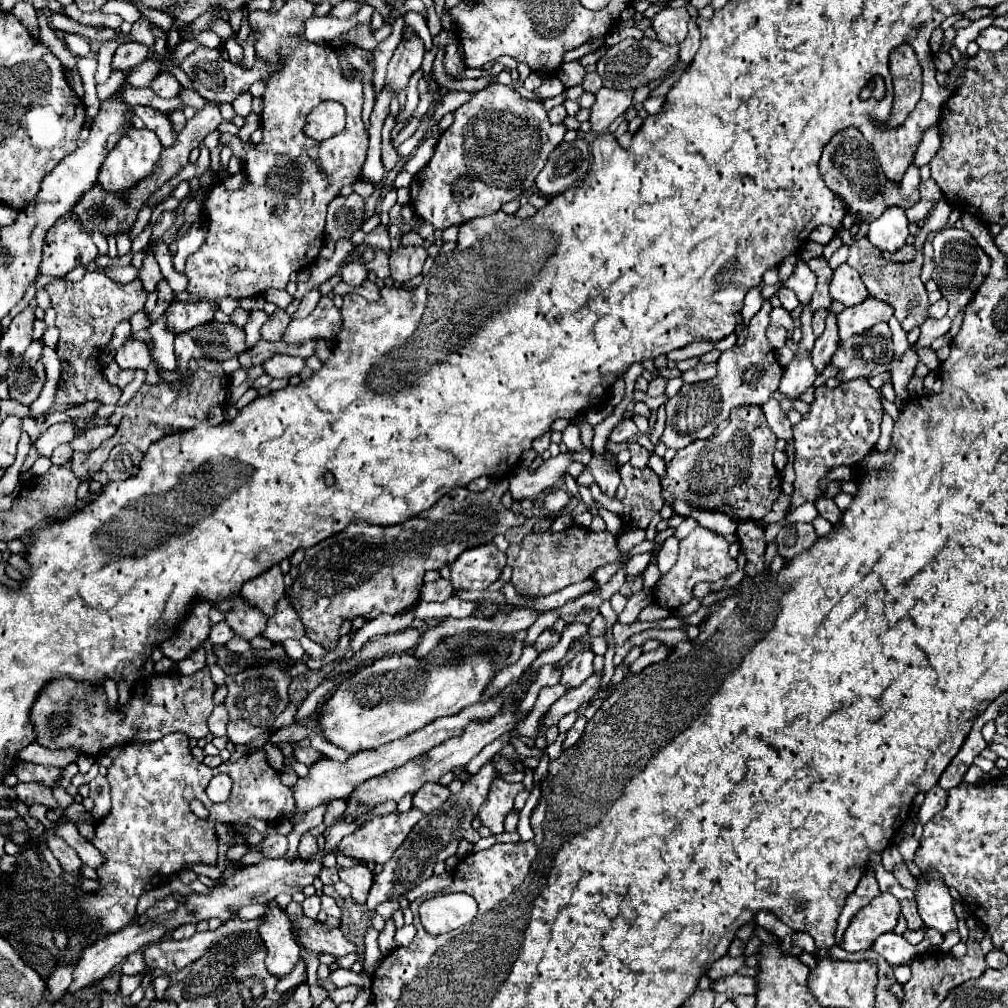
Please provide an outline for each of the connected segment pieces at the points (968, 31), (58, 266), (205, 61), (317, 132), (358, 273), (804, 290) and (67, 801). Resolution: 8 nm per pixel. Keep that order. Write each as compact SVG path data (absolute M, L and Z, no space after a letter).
M982 17L978 21L972 21L968 27L962 27L958 29L958 35L956 35L956 41L954 41L954 47L960 51L960 55L964 57L966 55L966 47L970 41L974 41L978 37L978 33L986 27L990 27L994 21L994 17Z
M60 217L44 237L40 273L62 277L78 265L88 265L98 257L92 237L80 229L74 217Z
M206 47L186 57L182 63L182 71L194 81L196 91L206 101L212 101L212 103L232 103L238 95L246 93L256 79L262 79L262 75L254 73L252 69L242 69L238 65L232 65L230 61L224 61L216 49L206 49Z
M322 101L316 109L308 113L306 125L302 131L310 139L324 141L324 139L330 139L332 135L338 135L344 129L344 119L346 119L346 113L342 105L338 105L336 101Z
M348 263L348 265L340 271L340 275L342 275L342 281L344 281L344 283L348 283L348 285L352 285L352 287L358 287L358 285L362 285L362 281L368 277L368 271L366 271L364 263Z
M798 261L794 273L788 277L788 281L784 285L796 293L796 297L802 305L808 305L810 297L814 293L814 287L816 287L816 275L810 271L810 267L804 261Z
M58 786L53 790L53 796L61 807L61 813L74 801L64 787Z

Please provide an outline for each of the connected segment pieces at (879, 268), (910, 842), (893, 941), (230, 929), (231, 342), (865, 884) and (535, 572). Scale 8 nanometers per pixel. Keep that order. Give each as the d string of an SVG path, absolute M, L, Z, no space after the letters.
M858 243L850 247L850 255L846 263L860 273L860 279L872 297L888 303L894 309L894 317L900 321L906 333L912 331L914 327L920 327L928 319L930 301L928 301L924 283L920 281L920 267L923 264L922 251L917 251L914 261L910 263L894 263L894 261L886 261L880 249L866 243Z
M904 837L904 839L900 841L900 845L898 845L898 851L902 853L904 861L912 861L914 853L918 851L918 847L920 847L920 841L918 841L918 839L914 839L914 837Z
M884 933L880 935L872 949L882 955L892 967L896 965L904 965L904 963L910 963L918 953L924 953L928 949L930 941L924 939L920 945L910 945L902 935L896 935L896 933Z
M234 917L234 921L220 925L216 931L196 933L194 937L182 941L174 941L174 939L156 941L144 949L144 963L146 963L144 973L148 973L150 969L162 969L166 973L180 971L186 965L194 963L198 957L202 957L202 953L206 953L206 949L210 949L210 945L218 941L218 937L226 937L226 933L232 935L238 931L252 931L258 927L258 921L260 919L240 921L238 917Z
M208 321L204 325L198 325L196 329L184 331L176 335L174 347L178 357L178 369L176 371L159 371L161 379L174 381L178 373L186 371L186 365L190 359L212 359L212 361L224 361L234 355L240 355L248 351L244 341L244 331L240 329L238 339L238 327L232 323L216 323Z
M866 871L858 883L858 887L854 889L854 893L850 893L850 897L846 899L846 905L838 917L838 929L836 929L836 945L840 945L840 939L850 923L850 919L856 915L858 909L862 909L864 905L868 905L876 895L880 893L874 871Z
M568 527L560 533L530 533L522 543L510 545L506 551L512 567L512 585L518 595L544 597L572 583L590 579L598 567L620 561L618 541L610 533L594 533L584 527Z

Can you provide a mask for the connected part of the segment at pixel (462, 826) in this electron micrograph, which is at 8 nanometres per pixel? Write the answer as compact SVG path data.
M486 763L472 779L468 779L462 785L460 793L450 795L448 801L444 801L434 813L424 815L414 825L414 829L410 831L406 841L394 851L394 855L384 865L384 869L374 877L374 885L370 889L368 901L366 901L366 907L370 911L374 911L376 905L388 901L394 893L400 893L402 889L406 893L412 887L416 887L422 879L432 877L436 861L446 861L448 857L456 857L456 847L464 839L464 831L472 827L472 819L478 815L480 805L486 801L486 795L488 795L488 789L490 789L490 783L492 783L494 775L496 775L494 765Z

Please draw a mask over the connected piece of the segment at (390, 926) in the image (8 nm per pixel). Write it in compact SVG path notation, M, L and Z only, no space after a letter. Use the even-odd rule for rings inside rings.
M390 917L390 919L386 919L386 925L384 925L384 929L380 931L380 937L378 937L380 951L382 951L384 955L396 949L396 945L394 945L394 931L396 931L396 925L394 925L394 921L392 921L392 917Z

